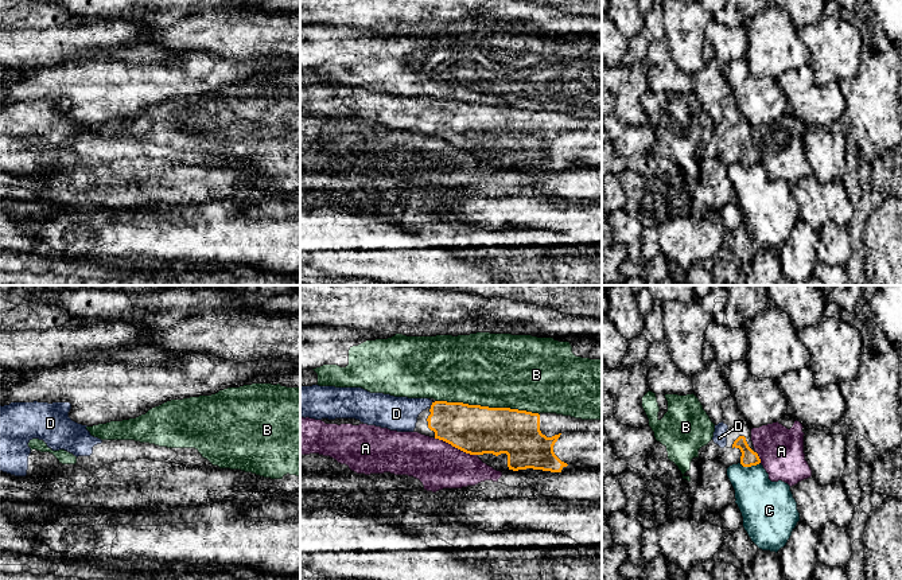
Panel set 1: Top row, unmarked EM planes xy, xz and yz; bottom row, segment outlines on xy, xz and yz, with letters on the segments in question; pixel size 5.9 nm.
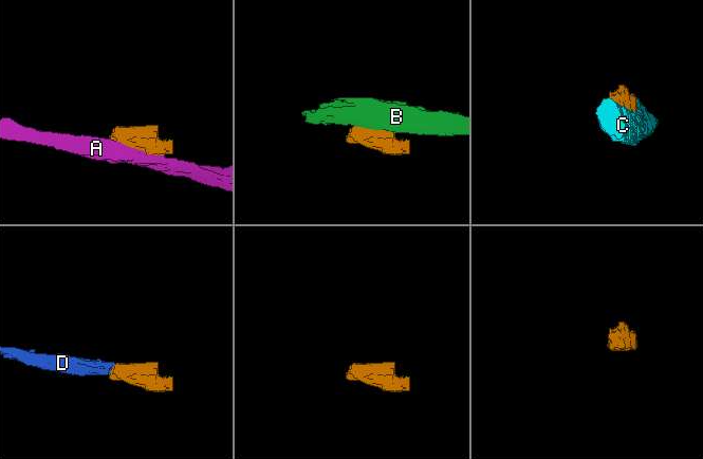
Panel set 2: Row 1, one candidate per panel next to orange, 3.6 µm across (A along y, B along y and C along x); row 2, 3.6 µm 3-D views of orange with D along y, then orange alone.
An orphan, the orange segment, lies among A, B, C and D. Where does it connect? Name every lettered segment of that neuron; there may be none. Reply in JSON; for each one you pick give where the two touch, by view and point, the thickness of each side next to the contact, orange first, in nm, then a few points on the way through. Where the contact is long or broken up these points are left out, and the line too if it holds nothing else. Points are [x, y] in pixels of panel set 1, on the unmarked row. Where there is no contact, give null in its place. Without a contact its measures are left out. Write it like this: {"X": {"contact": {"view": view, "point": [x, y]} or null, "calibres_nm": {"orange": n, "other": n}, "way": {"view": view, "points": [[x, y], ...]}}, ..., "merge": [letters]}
{"D": {"contact": {"view": "xz", "point": [432, 102]}, "calibres_nm": {"orange": 280, "other": 200}}, "merge": ["D"]}

